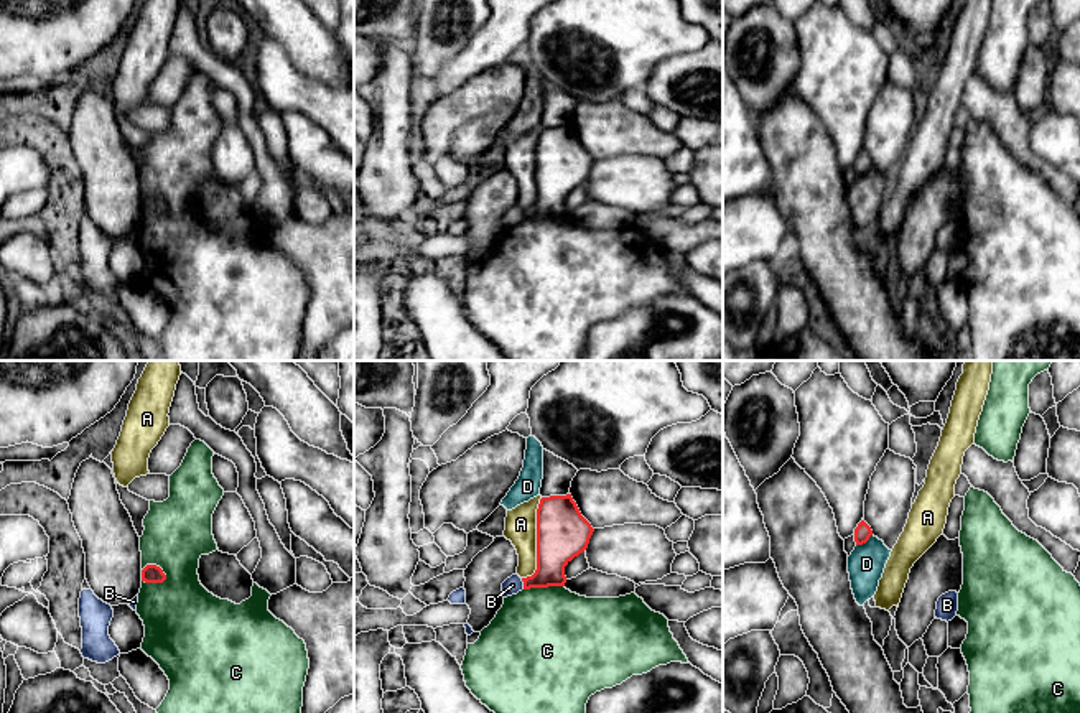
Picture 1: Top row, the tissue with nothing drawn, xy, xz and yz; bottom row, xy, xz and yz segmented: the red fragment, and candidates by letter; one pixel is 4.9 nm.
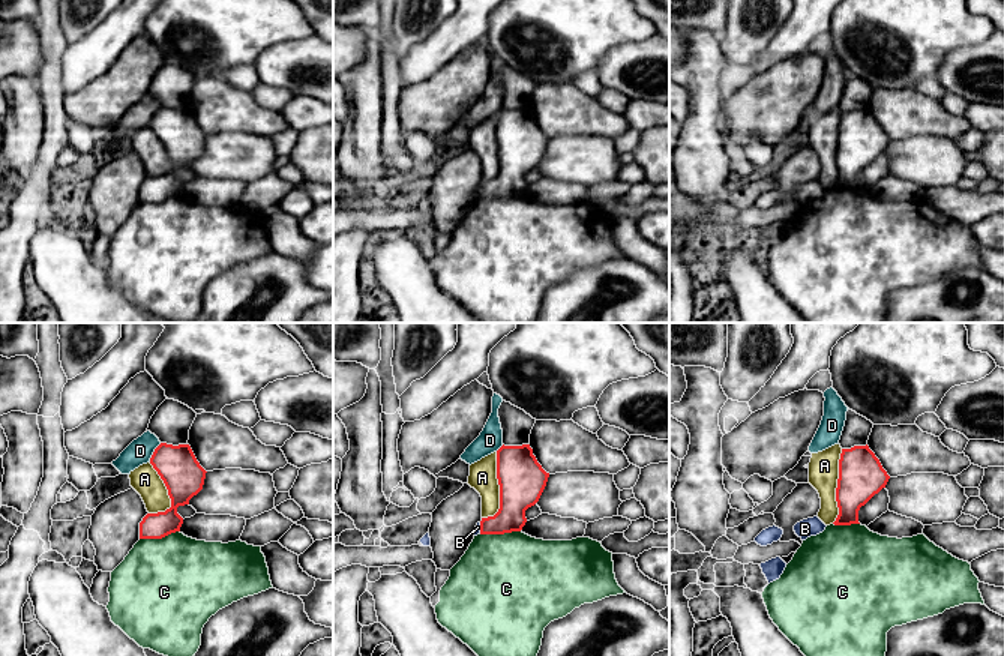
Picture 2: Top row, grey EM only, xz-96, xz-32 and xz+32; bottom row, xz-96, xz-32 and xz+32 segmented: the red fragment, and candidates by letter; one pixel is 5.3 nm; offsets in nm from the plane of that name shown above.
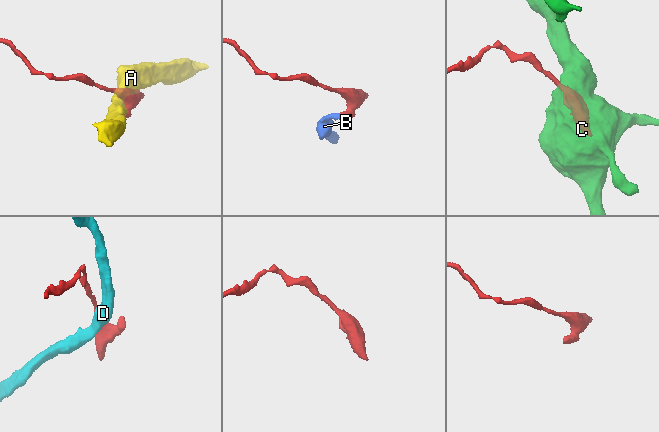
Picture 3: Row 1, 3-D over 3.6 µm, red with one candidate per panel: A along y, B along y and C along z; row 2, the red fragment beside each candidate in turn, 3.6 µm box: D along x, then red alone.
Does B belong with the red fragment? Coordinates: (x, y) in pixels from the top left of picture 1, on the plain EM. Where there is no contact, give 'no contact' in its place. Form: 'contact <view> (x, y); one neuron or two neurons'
contact xz (524, 214); two neurons

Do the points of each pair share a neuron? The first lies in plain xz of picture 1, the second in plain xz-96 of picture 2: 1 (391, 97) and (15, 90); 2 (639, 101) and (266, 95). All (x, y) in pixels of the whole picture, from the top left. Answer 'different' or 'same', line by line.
1: same
2: different

